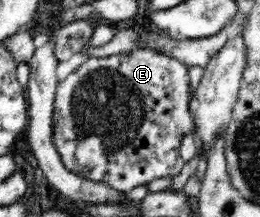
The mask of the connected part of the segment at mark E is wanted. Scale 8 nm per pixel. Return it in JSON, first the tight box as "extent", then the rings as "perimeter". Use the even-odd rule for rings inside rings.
{"extent":[52,49,194,193],"perimeter":[[[140,49],[127,55],[89,57],[66,78],[58,81],[52,131],[53,142],[64,167],[77,176],[104,182],[123,193],[136,186],[146,186],[158,178],[181,174],[186,162],[180,156],[180,144],[184,134],[194,130],[187,68],[188,65],[176,57]]]}

